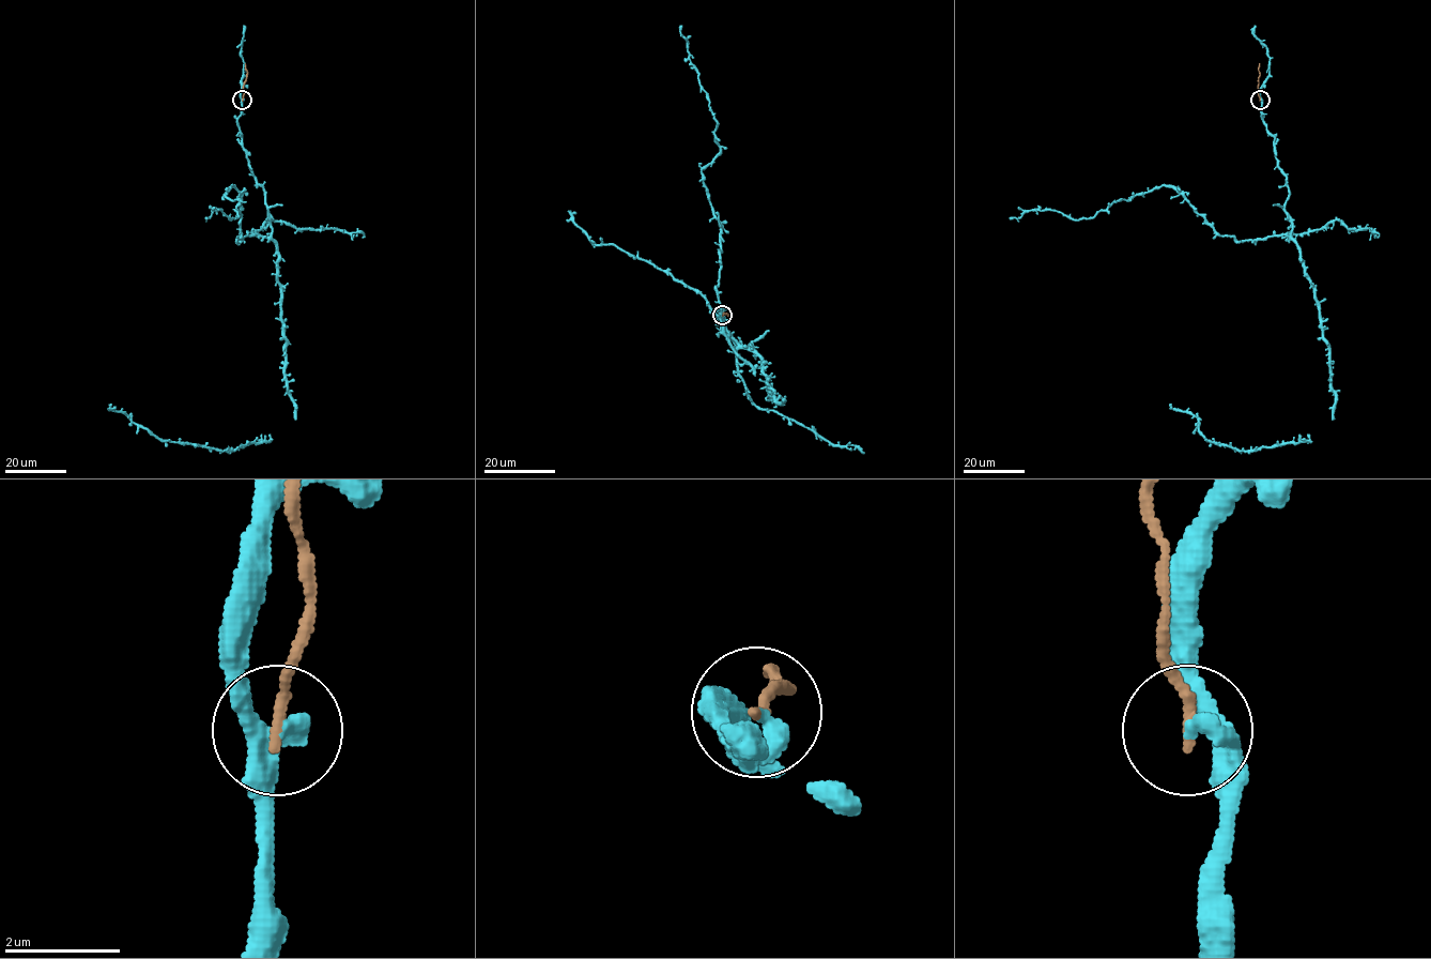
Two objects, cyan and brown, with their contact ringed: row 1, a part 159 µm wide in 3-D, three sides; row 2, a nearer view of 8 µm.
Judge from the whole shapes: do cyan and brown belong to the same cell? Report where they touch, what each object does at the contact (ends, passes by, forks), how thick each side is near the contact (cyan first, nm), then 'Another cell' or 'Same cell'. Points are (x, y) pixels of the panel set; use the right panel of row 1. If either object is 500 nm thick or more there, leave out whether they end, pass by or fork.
Place: (1260, 100). At the ring cyan ends. At the ring brown ends. Thickness 320 nm (cyan) against 190 nm. Another cell

